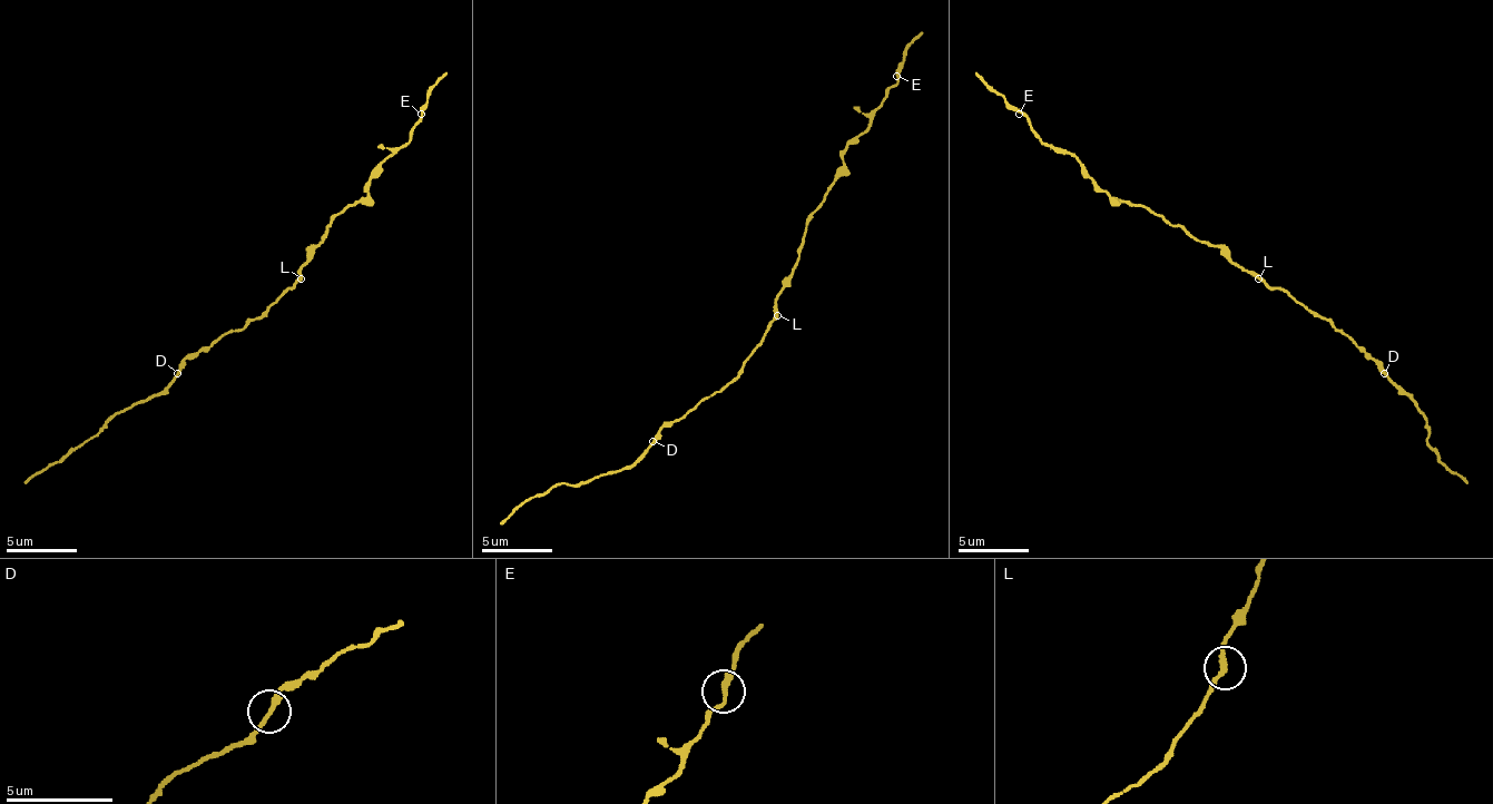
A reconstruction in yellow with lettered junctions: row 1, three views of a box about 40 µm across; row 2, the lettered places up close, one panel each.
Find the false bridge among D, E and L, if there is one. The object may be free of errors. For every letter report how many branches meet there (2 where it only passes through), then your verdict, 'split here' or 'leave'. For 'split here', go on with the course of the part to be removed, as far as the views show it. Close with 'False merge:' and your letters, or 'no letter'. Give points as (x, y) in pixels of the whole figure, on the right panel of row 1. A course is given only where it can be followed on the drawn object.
D: 2 | leave
E: 2 | leave
L: 2 | leave
False merge: no letter

